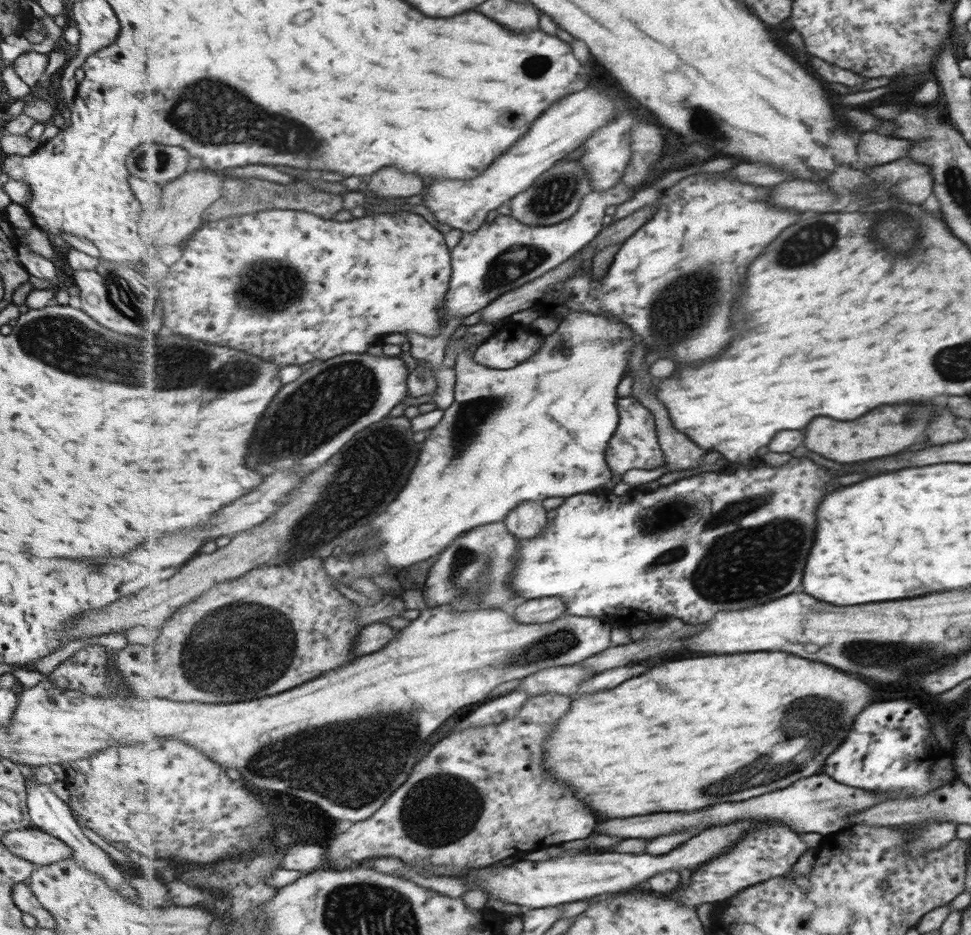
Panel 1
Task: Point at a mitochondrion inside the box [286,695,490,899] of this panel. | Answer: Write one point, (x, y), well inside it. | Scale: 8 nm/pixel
(439, 810)

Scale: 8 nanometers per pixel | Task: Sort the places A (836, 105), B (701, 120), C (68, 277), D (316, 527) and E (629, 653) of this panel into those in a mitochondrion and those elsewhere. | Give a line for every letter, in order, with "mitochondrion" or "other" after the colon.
A: other
B: mitochondrion
C: other
D: mitochondrion
E: other

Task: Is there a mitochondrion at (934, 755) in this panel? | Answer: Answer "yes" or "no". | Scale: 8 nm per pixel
no

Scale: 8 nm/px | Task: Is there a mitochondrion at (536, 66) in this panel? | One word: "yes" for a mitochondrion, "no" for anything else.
yes

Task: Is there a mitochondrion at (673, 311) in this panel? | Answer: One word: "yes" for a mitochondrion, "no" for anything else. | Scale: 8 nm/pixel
yes

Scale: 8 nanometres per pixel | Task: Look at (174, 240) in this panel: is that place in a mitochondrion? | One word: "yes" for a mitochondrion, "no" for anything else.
no

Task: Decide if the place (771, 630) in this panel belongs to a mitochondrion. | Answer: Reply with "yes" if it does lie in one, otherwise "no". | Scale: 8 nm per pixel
no

